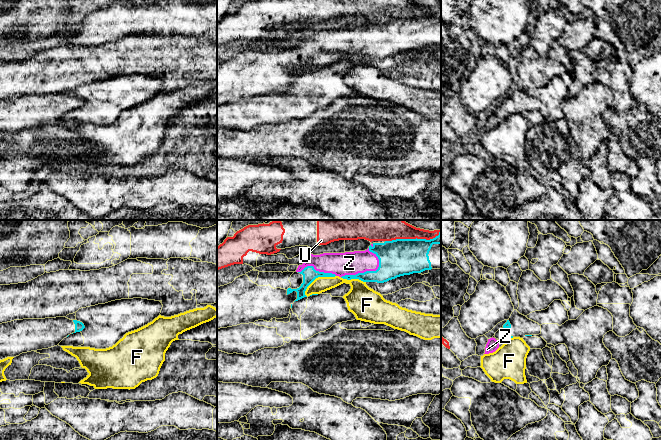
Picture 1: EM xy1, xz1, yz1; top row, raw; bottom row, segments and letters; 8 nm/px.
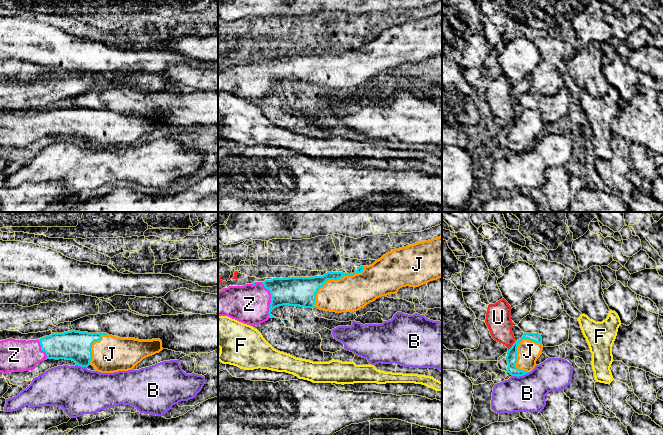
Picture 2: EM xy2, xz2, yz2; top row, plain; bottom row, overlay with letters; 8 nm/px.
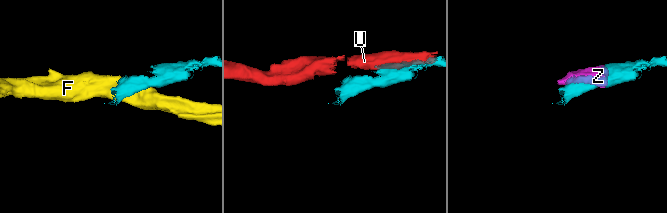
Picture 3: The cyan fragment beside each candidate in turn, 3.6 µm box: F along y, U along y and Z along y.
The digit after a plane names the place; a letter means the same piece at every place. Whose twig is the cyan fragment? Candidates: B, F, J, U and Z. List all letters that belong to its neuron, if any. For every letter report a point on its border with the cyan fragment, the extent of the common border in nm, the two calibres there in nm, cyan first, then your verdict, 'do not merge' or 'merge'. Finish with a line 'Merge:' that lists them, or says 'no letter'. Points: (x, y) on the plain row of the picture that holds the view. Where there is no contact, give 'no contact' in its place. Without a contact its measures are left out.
B: meets cyan in yz2 at (520, 151); contact 150 nm long; 90 nm thick on the cyan side, 280 nm on the other; do not merge
F: meets cyan in xz1 at (317, 53); contact 300 nm long; 110 nm thick on the cyan side, 130 nm on the other; do not merge
J: meets cyan in xz2 at (333, 55); contact 500 nm long; 200 nm thick on the cyan side, 280 nm on the other; merge
U: meets cyan in xz1 at (414, 15); contact 460 nm long; 300 nm thick on the cyan side, 140 nm on the other; do not merge
Z: meets cyan in xz1 at (364, 48); contact 340 nm long; 240 nm thick on the cyan side, 190 nm on the other; merge
Merge: J, Z

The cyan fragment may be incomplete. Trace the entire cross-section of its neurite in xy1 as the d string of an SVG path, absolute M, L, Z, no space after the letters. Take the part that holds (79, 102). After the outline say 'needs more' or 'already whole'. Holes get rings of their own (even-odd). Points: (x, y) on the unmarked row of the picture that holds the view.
M66 93L23 95L2 99L0 136L57 122L64 114L84 104L82 98Z; needs more

